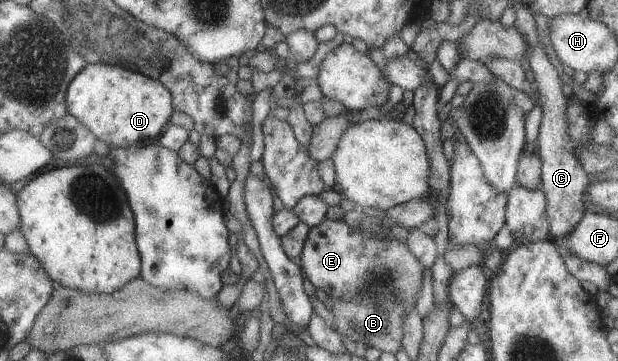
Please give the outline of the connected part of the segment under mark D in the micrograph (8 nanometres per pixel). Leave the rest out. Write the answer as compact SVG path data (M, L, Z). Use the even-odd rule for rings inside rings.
M88 64L69 85L68 109L109 147L157 141L175 111L171 89L145 73L119 65Z

